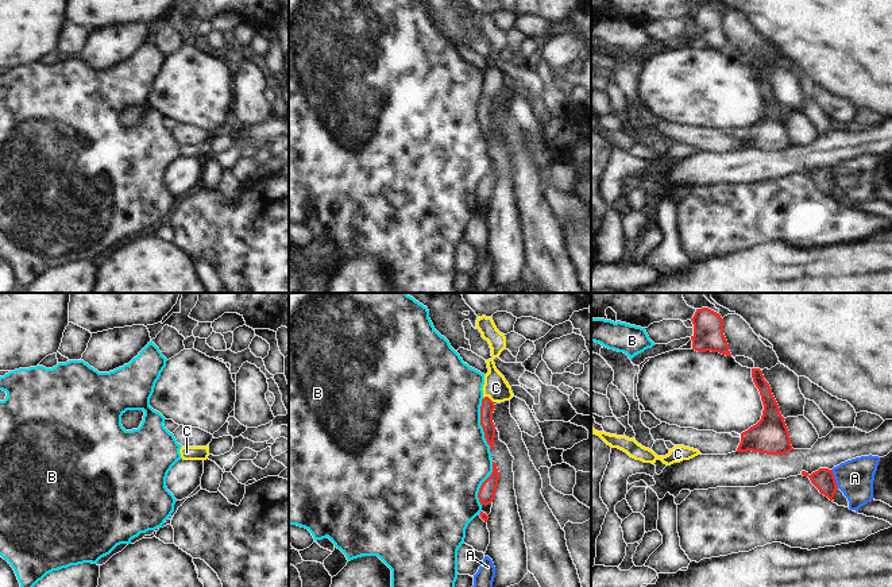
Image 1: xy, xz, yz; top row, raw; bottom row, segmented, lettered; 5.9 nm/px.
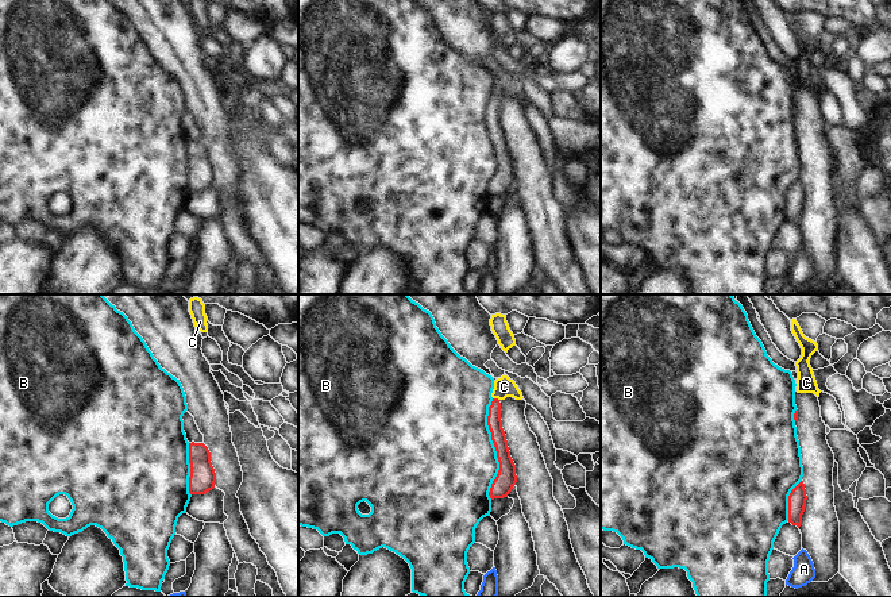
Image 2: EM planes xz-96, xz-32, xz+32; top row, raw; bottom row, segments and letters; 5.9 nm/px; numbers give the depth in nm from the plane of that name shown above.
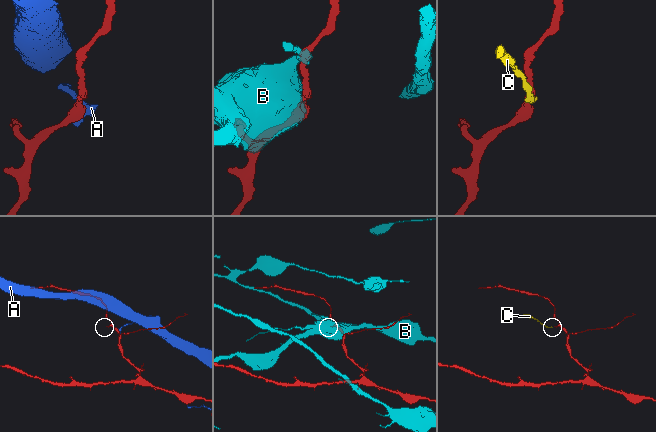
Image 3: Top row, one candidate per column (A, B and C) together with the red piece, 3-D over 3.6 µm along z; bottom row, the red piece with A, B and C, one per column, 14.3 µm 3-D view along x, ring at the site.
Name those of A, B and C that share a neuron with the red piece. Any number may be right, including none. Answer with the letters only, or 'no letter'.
C

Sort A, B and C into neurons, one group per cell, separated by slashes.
A / B / C

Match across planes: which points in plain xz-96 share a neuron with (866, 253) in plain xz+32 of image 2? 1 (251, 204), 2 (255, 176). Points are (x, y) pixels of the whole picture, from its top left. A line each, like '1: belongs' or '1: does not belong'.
1: does not belong
2: does not belong

